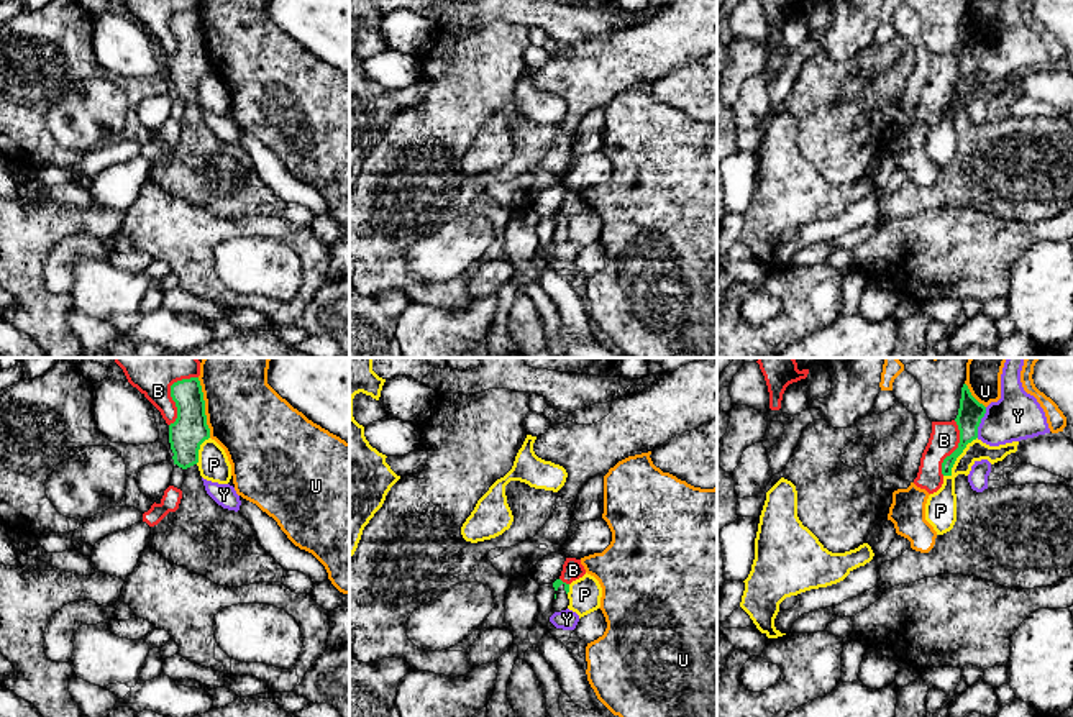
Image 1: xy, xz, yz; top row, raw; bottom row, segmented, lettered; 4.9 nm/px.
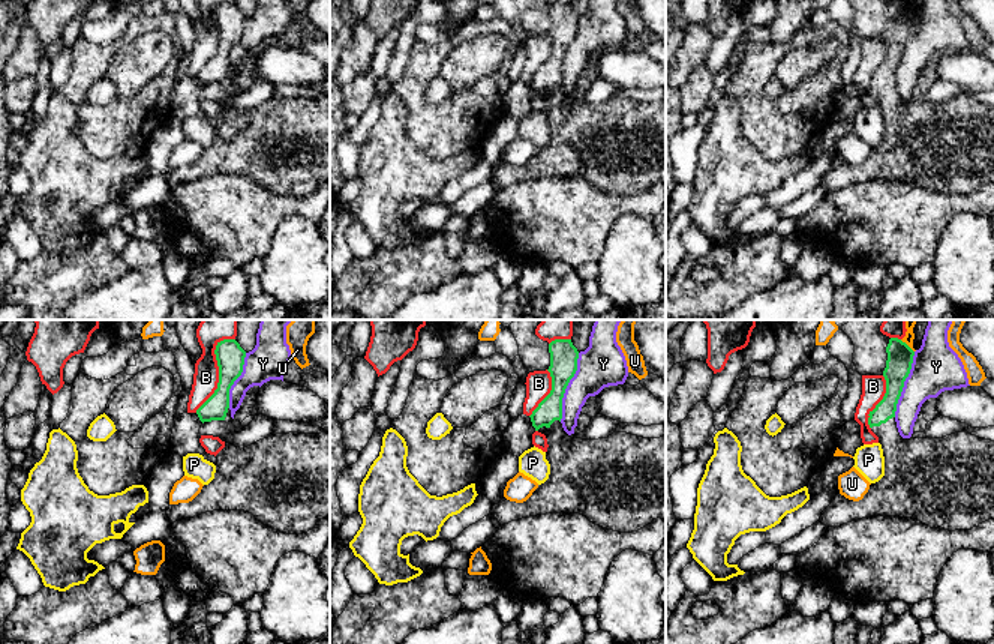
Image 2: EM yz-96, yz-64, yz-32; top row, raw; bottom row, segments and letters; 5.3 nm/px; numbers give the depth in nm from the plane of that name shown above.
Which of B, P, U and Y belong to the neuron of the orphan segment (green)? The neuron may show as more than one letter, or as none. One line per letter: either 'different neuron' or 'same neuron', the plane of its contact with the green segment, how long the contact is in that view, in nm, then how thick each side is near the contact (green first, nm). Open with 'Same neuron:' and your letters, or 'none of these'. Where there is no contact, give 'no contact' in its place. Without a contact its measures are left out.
Same neuron: none of these
B: different neuron; contact in xy; length 280 nm; calibres 170 and 160 nm
P: different neuron; contact in yz; length 260 nm; calibres 120 and 140 nm
U: different neuron; contact in xy; length 300 nm; calibres 170 and 380 nm
Y: different neuron; contact in yz; length 160 nm; calibres 120 and 240 nm

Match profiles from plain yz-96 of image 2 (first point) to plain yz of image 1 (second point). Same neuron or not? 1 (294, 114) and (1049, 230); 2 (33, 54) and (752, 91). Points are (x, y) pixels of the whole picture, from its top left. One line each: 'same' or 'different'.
1: different
2: different

